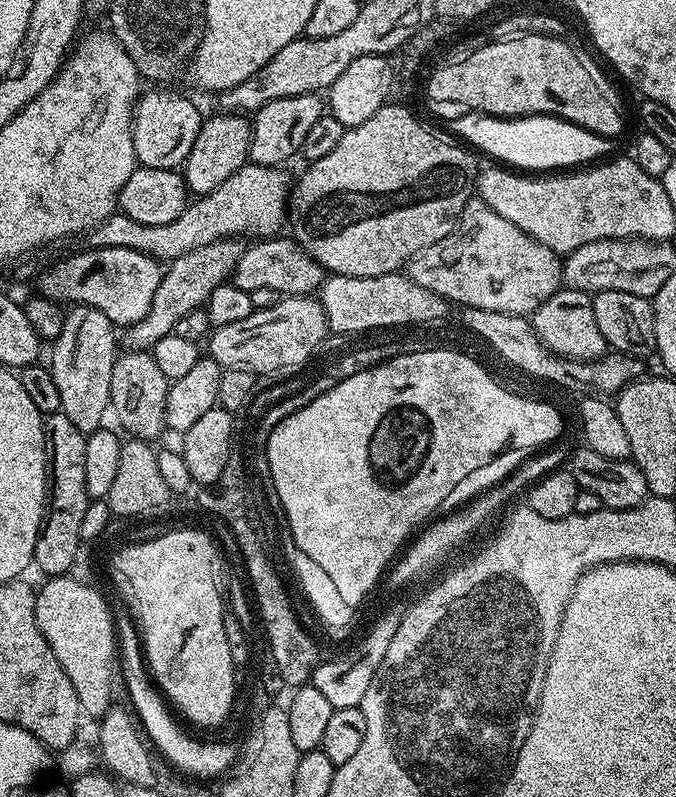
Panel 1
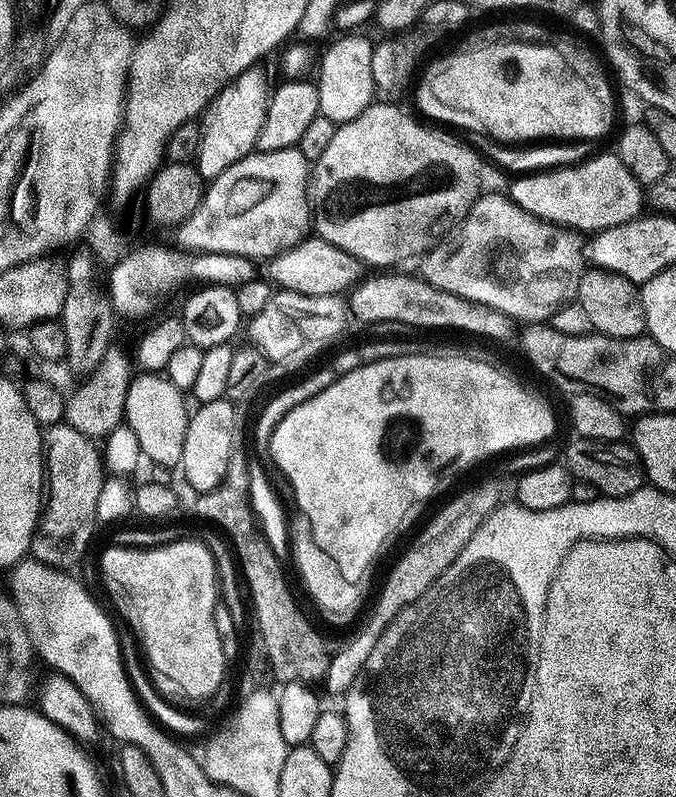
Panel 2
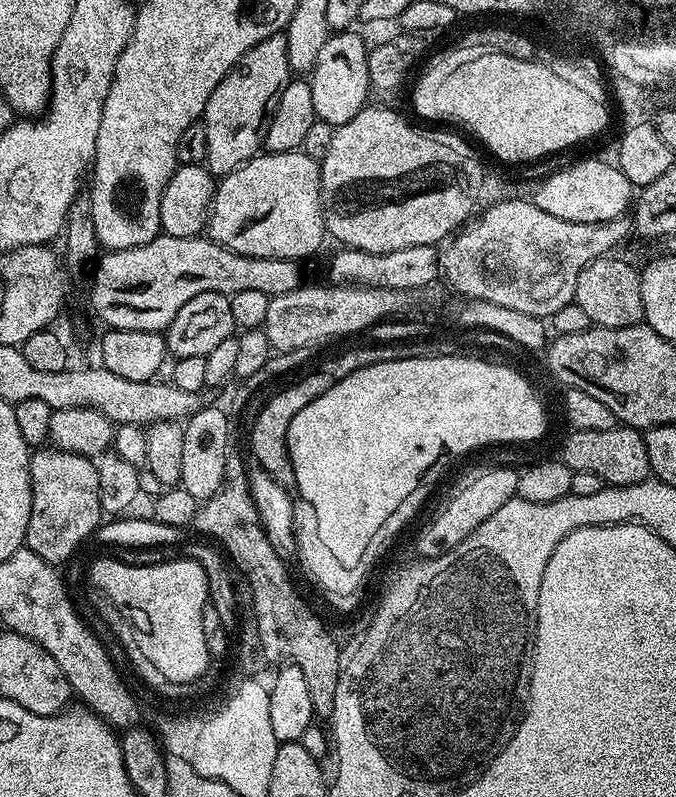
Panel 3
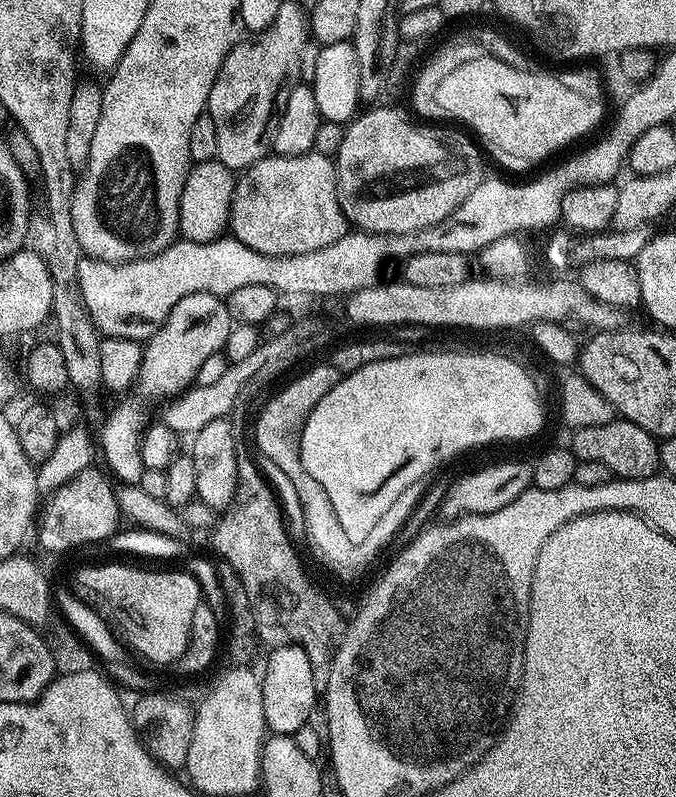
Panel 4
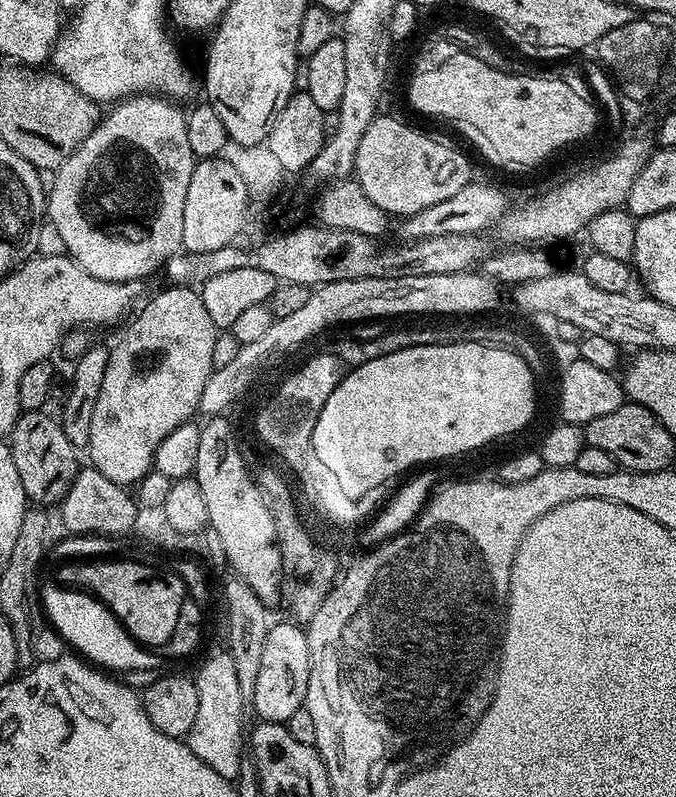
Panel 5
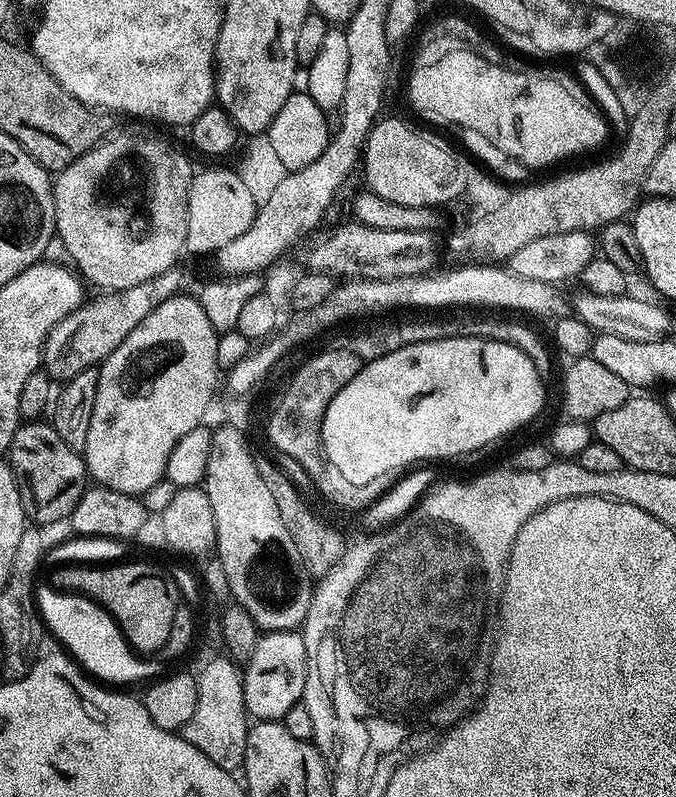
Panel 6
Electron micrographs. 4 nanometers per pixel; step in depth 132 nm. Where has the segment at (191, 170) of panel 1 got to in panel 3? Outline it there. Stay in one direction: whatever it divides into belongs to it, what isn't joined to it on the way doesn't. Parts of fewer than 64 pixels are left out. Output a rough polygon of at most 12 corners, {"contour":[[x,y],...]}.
{"contour":[[287,38],[255,44],[210,94],[206,167],[253,160],[294,71]]}

